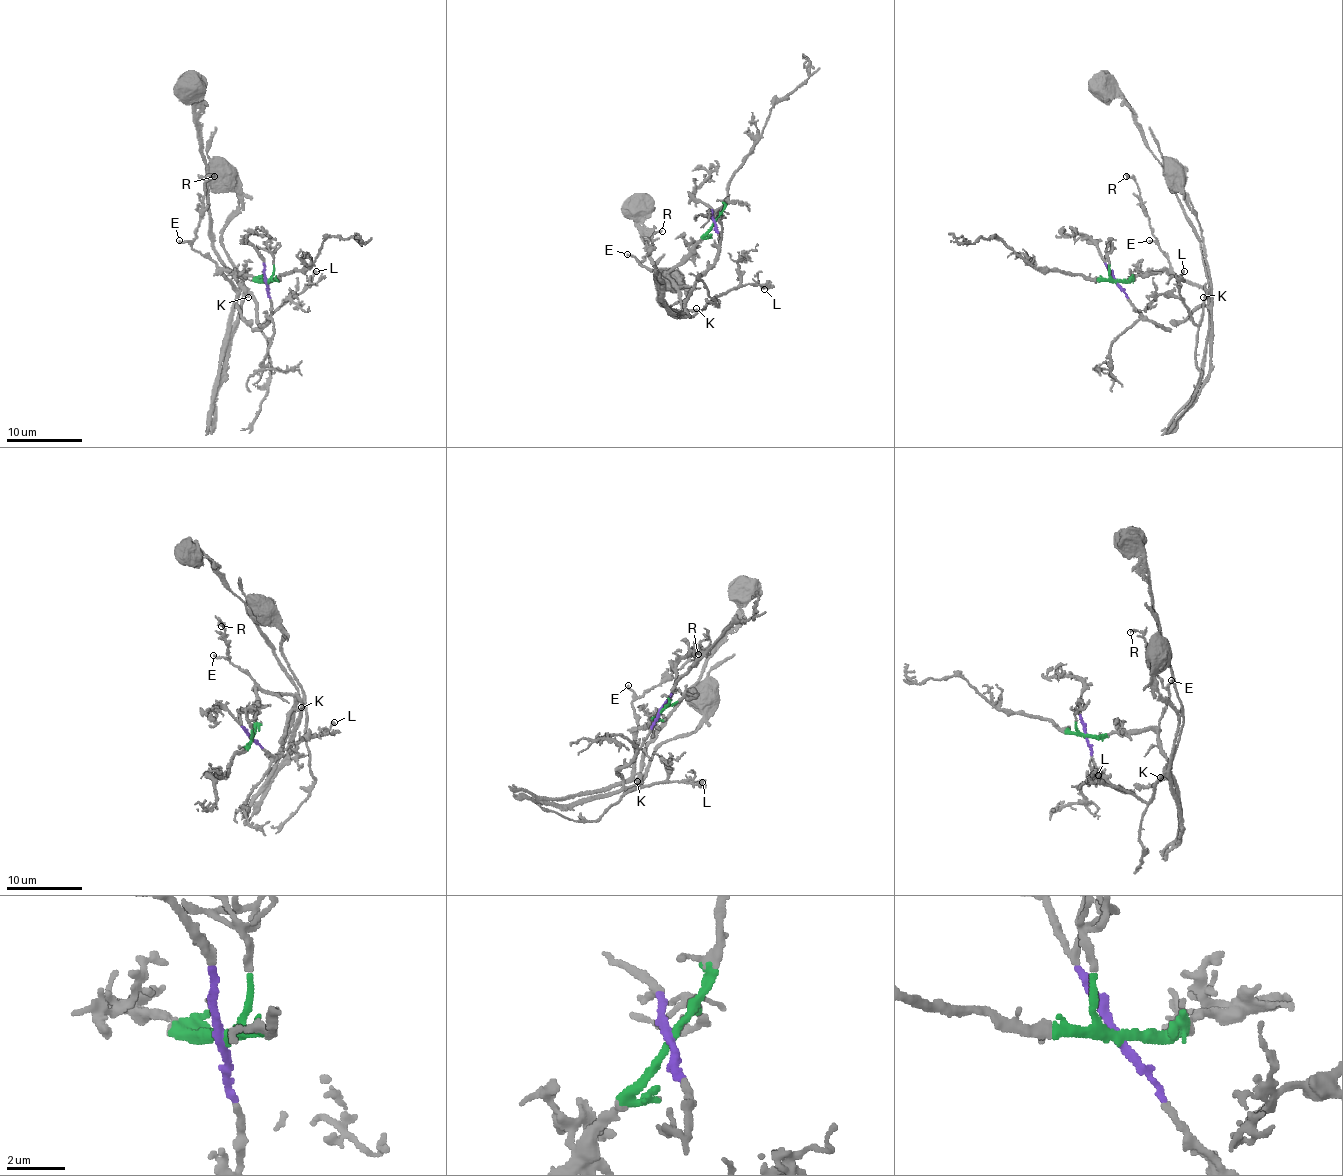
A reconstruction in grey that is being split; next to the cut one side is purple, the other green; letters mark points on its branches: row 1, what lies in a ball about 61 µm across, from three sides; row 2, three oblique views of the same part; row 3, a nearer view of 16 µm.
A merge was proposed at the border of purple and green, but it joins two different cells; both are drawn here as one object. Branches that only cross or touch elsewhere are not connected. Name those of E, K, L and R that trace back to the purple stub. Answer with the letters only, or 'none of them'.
L

